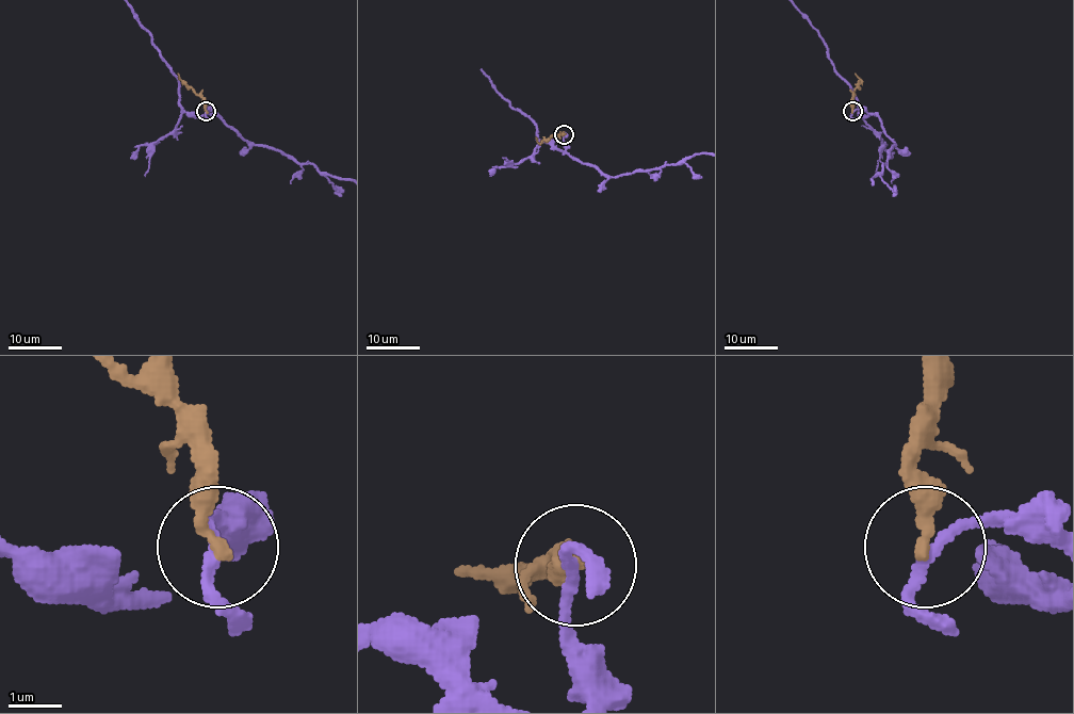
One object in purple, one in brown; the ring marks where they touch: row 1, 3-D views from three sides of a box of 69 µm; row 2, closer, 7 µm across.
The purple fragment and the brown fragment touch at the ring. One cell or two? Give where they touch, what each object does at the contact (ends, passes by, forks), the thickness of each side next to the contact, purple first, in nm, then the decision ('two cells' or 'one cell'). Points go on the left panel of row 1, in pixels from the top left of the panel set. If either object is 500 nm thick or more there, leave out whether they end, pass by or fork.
(206, 111) | purple passes by | brown ends | 190/280 nm | two cells

